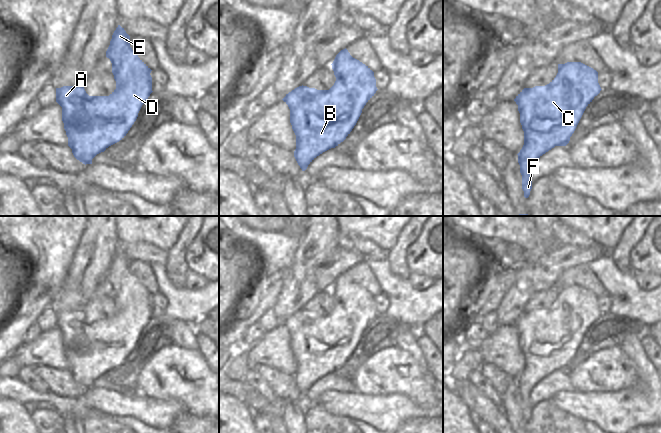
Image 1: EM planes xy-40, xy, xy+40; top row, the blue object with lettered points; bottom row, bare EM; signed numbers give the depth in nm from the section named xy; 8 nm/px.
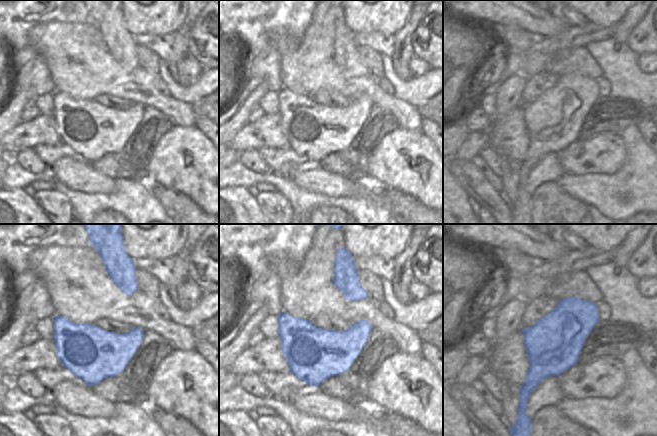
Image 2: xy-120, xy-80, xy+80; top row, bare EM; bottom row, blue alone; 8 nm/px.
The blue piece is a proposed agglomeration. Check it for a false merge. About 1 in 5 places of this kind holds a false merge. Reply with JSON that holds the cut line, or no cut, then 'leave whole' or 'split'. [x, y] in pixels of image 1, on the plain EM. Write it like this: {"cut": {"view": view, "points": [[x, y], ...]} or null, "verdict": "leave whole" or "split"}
{"cut": null, "verdict": "leave whole"}

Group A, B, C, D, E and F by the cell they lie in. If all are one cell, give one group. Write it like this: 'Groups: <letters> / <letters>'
Groups: A B C D E F

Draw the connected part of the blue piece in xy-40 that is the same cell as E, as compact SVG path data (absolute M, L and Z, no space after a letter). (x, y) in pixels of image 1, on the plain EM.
M120 249L112 259L106 281L112 287L112 297L116 305L116 313L109 320L89 320L83 310L63 310L56 312L56 326L62 331L62 345L68 361L68 370L74 381L83 388L92 388L92 383L104 376L109 370L122 364L138 341L142 329L152 315L151 293L138 281L130 271L130 260Z

